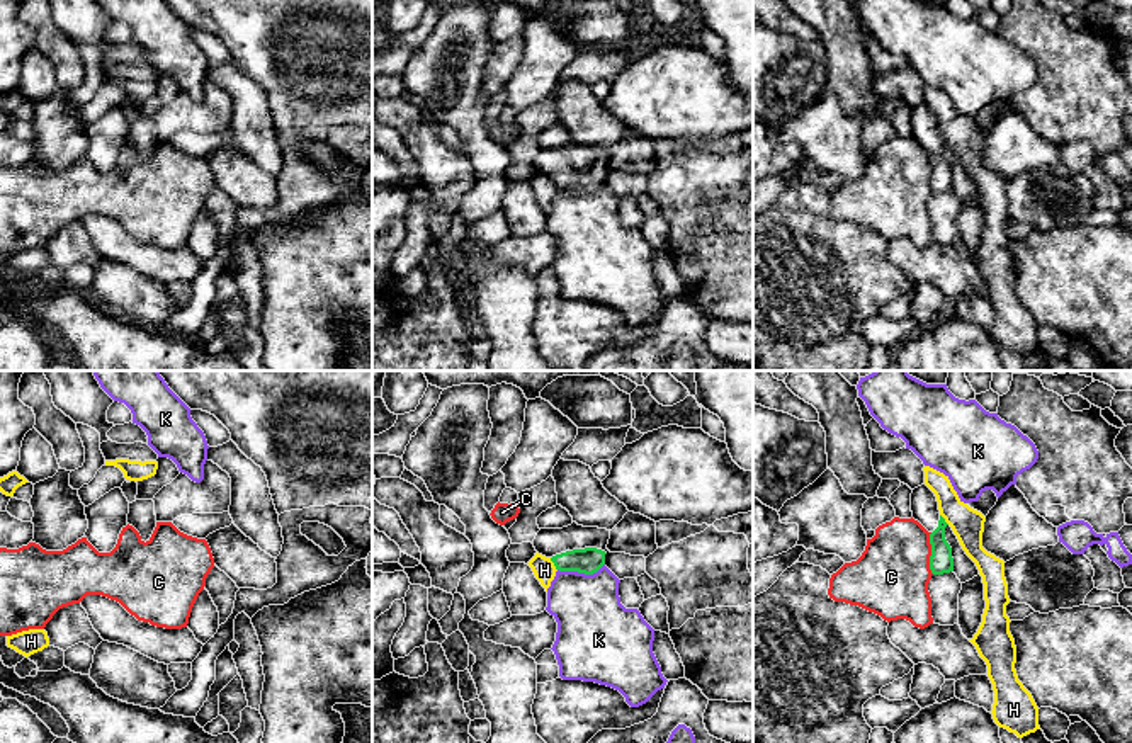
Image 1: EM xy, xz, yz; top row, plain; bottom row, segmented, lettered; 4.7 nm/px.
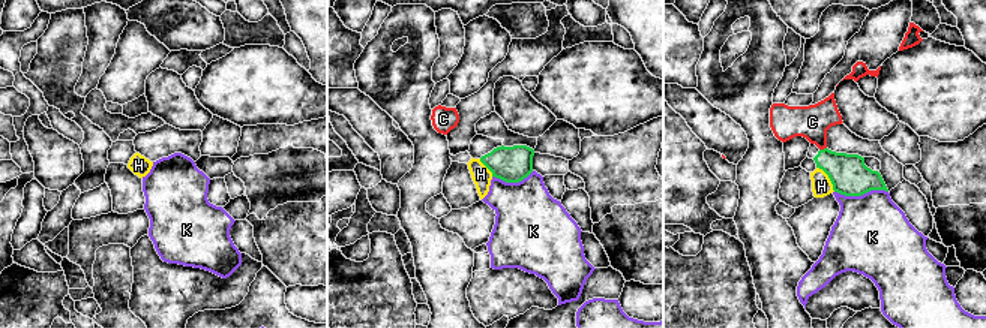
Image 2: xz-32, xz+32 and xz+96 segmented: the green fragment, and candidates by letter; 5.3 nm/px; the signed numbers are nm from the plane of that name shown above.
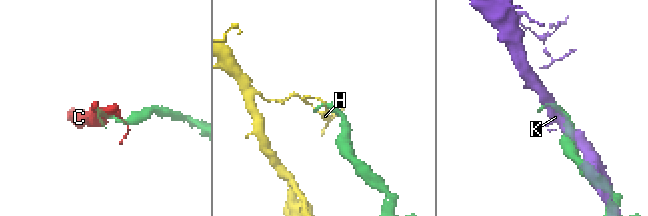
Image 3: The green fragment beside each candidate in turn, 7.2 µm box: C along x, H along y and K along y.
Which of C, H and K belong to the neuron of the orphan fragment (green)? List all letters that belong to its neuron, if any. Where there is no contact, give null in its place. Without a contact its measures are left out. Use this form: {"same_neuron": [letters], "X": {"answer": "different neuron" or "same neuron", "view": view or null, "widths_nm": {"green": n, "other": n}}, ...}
{"same_neuron": [], "C": {"answer": "different neuron", "view": "yz", "widths_nm": {"green": 110, "other": 360}}, "H": {"answer": "different neuron", "view": "xz", "widths_nm": {"green": 120, "other": 110}}, "K": {"answer": "different neuron", "view": "xz", "widths_nm": {"green": 120, "other": 340}}}

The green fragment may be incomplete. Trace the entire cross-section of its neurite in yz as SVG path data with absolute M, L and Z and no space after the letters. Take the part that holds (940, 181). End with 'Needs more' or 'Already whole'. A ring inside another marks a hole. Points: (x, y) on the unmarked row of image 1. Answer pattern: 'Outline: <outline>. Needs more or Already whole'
Outline: M926 104L913 109L911 131L913 138L918 139L930 151L931 192L943 194L954 190L952 167L945 158L945 146L948 143L940 134L937 116Z. Needs more

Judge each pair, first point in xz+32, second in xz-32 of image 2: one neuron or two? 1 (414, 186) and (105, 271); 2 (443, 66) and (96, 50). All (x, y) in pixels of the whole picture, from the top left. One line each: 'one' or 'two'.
1: one
2: one

